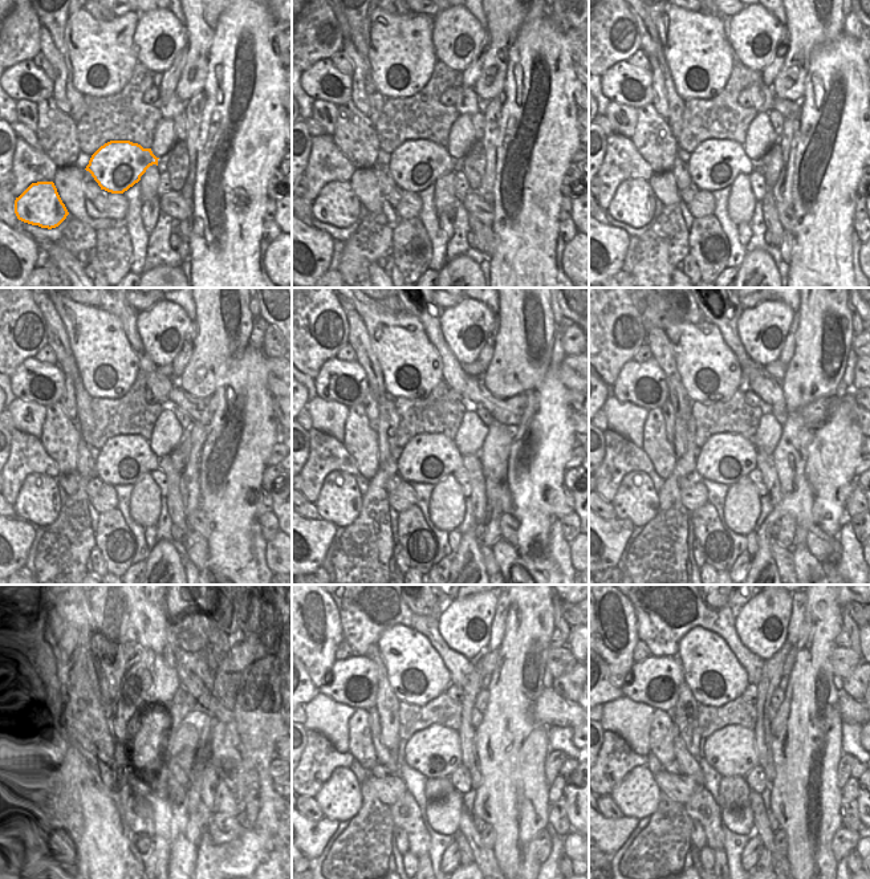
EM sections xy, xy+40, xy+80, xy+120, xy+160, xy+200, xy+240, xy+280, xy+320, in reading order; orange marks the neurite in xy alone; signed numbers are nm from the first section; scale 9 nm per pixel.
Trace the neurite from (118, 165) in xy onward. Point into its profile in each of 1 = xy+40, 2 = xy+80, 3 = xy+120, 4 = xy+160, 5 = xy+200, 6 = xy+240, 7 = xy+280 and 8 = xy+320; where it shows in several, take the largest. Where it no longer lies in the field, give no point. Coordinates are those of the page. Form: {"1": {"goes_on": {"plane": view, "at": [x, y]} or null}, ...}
{"1": {"goes_on": {"plane": "xy+40", "at": [415, 165]}}, "2": {"goes_on": {"plane": "xy+80", "at": [715, 163]}}, "3": {"goes_on": {"plane": "xy+120", "at": [124, 459]}}, "4": {"goes_on": {"plane": "xy+160", "at": [426, 459]}}, "5": {"goes_on": {"plane": "xy+200", "at": [726, 458]}}, "6": {"goes_on": {"plane": "xy+240", "at": [135, 753]}}, "7": {"goes_on": {"plane": "xy+280", "at": [435, 752]}}, "8": {"goes_on": {"plane": "xy+320", "at": [731, 751]}}}

